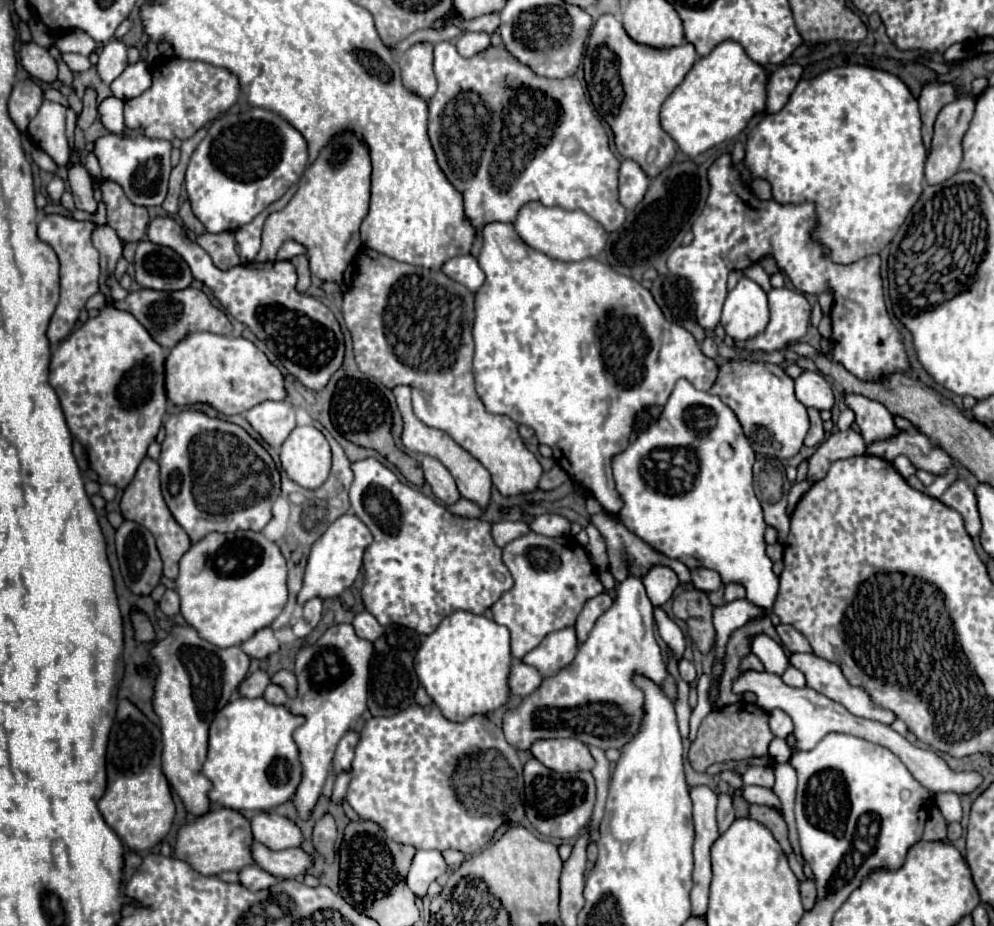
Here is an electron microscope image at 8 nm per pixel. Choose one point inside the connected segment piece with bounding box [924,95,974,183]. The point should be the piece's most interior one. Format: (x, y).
(945, 155)

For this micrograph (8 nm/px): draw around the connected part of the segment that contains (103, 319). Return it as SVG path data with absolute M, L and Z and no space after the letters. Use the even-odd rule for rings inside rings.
M106 303L98 317L88 319L80 329L72 331L54 351L50 359L50 385L60 399L72 435L88 451L90 467L98 473L100 483L124 489L132 481L148 445L156 439L168 403L164 391L164 359L166 349L154 343L150 333L130 313L116 309L112 303Z

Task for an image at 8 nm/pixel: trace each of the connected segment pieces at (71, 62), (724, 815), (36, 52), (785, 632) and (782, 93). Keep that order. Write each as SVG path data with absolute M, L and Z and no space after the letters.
M62 53L62 61L70 67L70 71L74 73L80 73L80 71L88 71L92 67L90 59L84 57L84 55L78 55L78 53Z
M720 793L720 799L718 799L718 829L720 829L720 833L726 831L734 819L736 819L736 815L734 815L734 805L732 805L732 795Z
M36 43L22 45L20 61L22 61L22 67L34 79L44 81L44 83L56 83L58 81L58 61L48 53L48 49L44 49Z
M780 623L780 625L776 627L776 631L778 631L782 643L788 647L790 653L810 653L810 651L812 651L812 647L810 647L810 643L804 639L804 635L802 635L800 631L796 631L792 625Z
M798 63L782 65L770 75L768 101L766 101L768 113L778 113L788 103L788 99L790 99L792 91L796 89L800 77L802 77L802 67Z

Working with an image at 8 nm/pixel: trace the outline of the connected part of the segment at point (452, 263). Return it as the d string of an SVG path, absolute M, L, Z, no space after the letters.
M472 255L452 257L440 269L442 269L444 275L462 283L470 291L476 291L484 283L484 273L482 273L482 269L478 267L478 261Z

